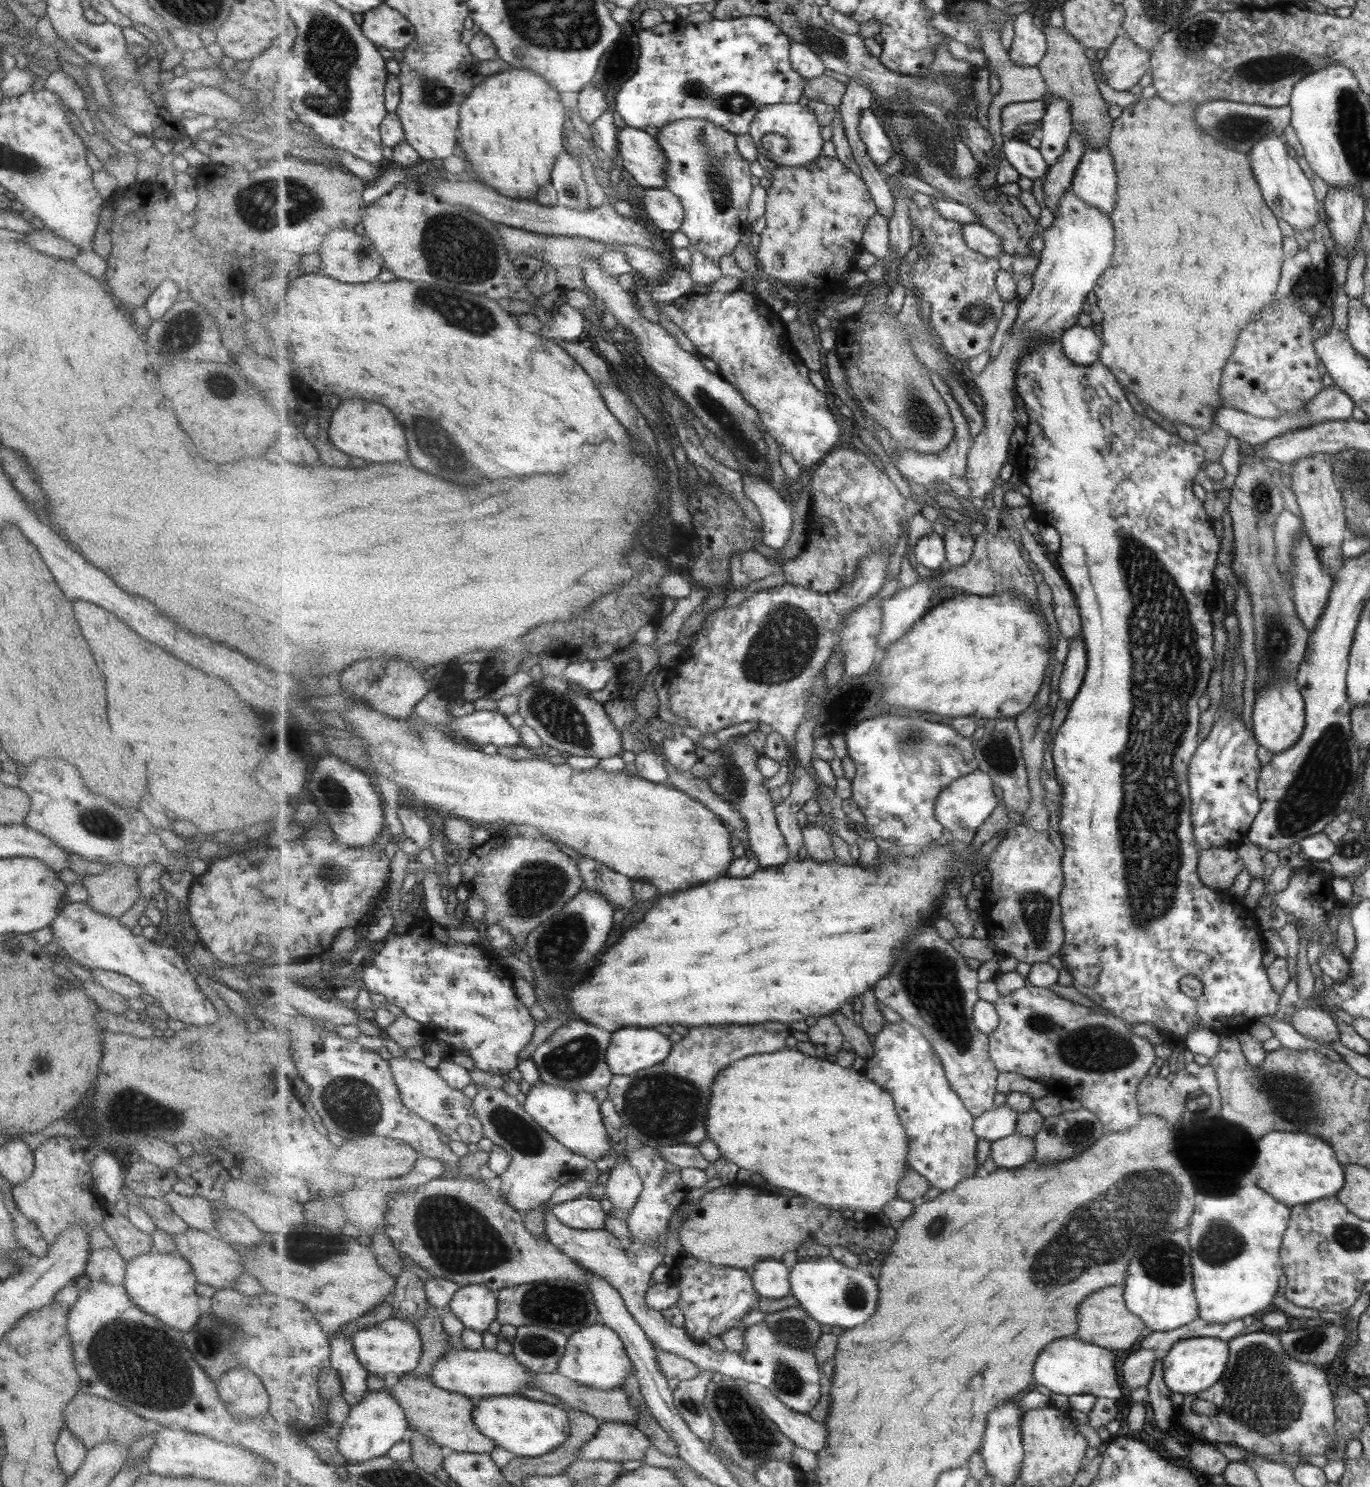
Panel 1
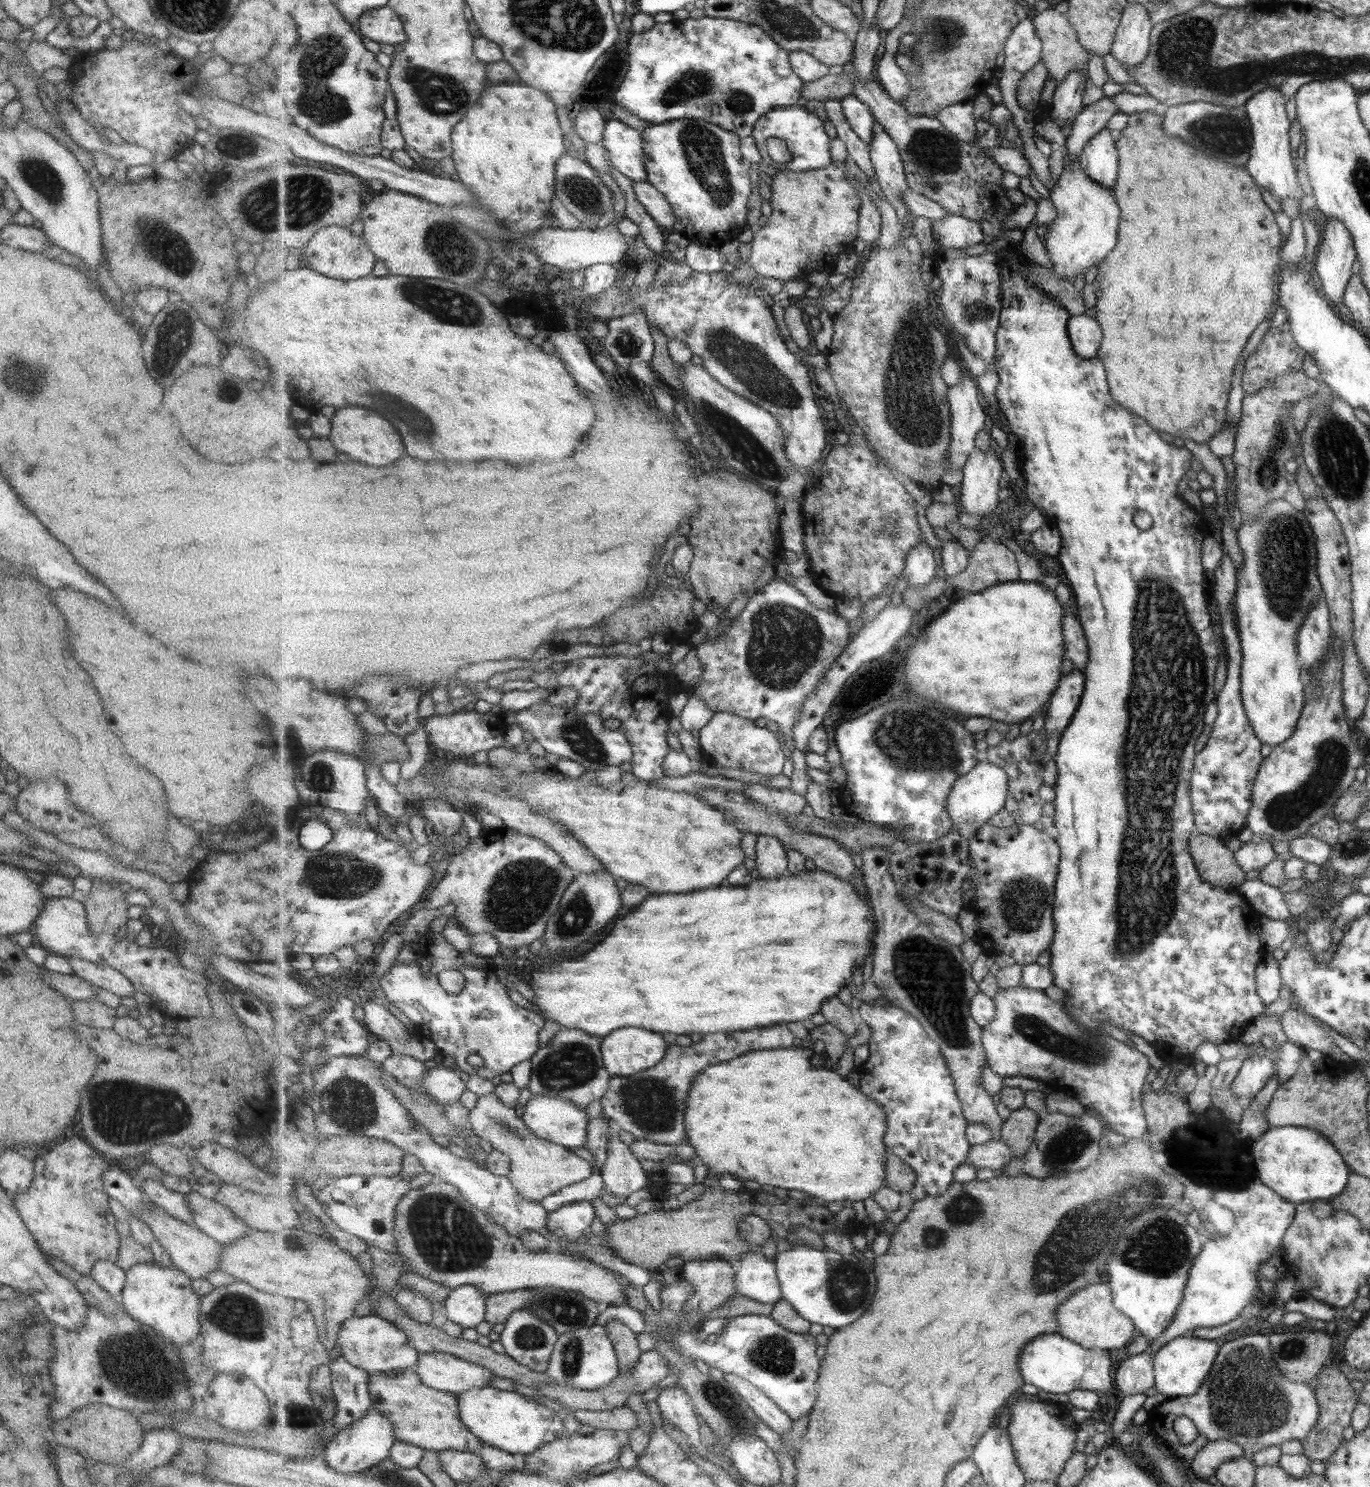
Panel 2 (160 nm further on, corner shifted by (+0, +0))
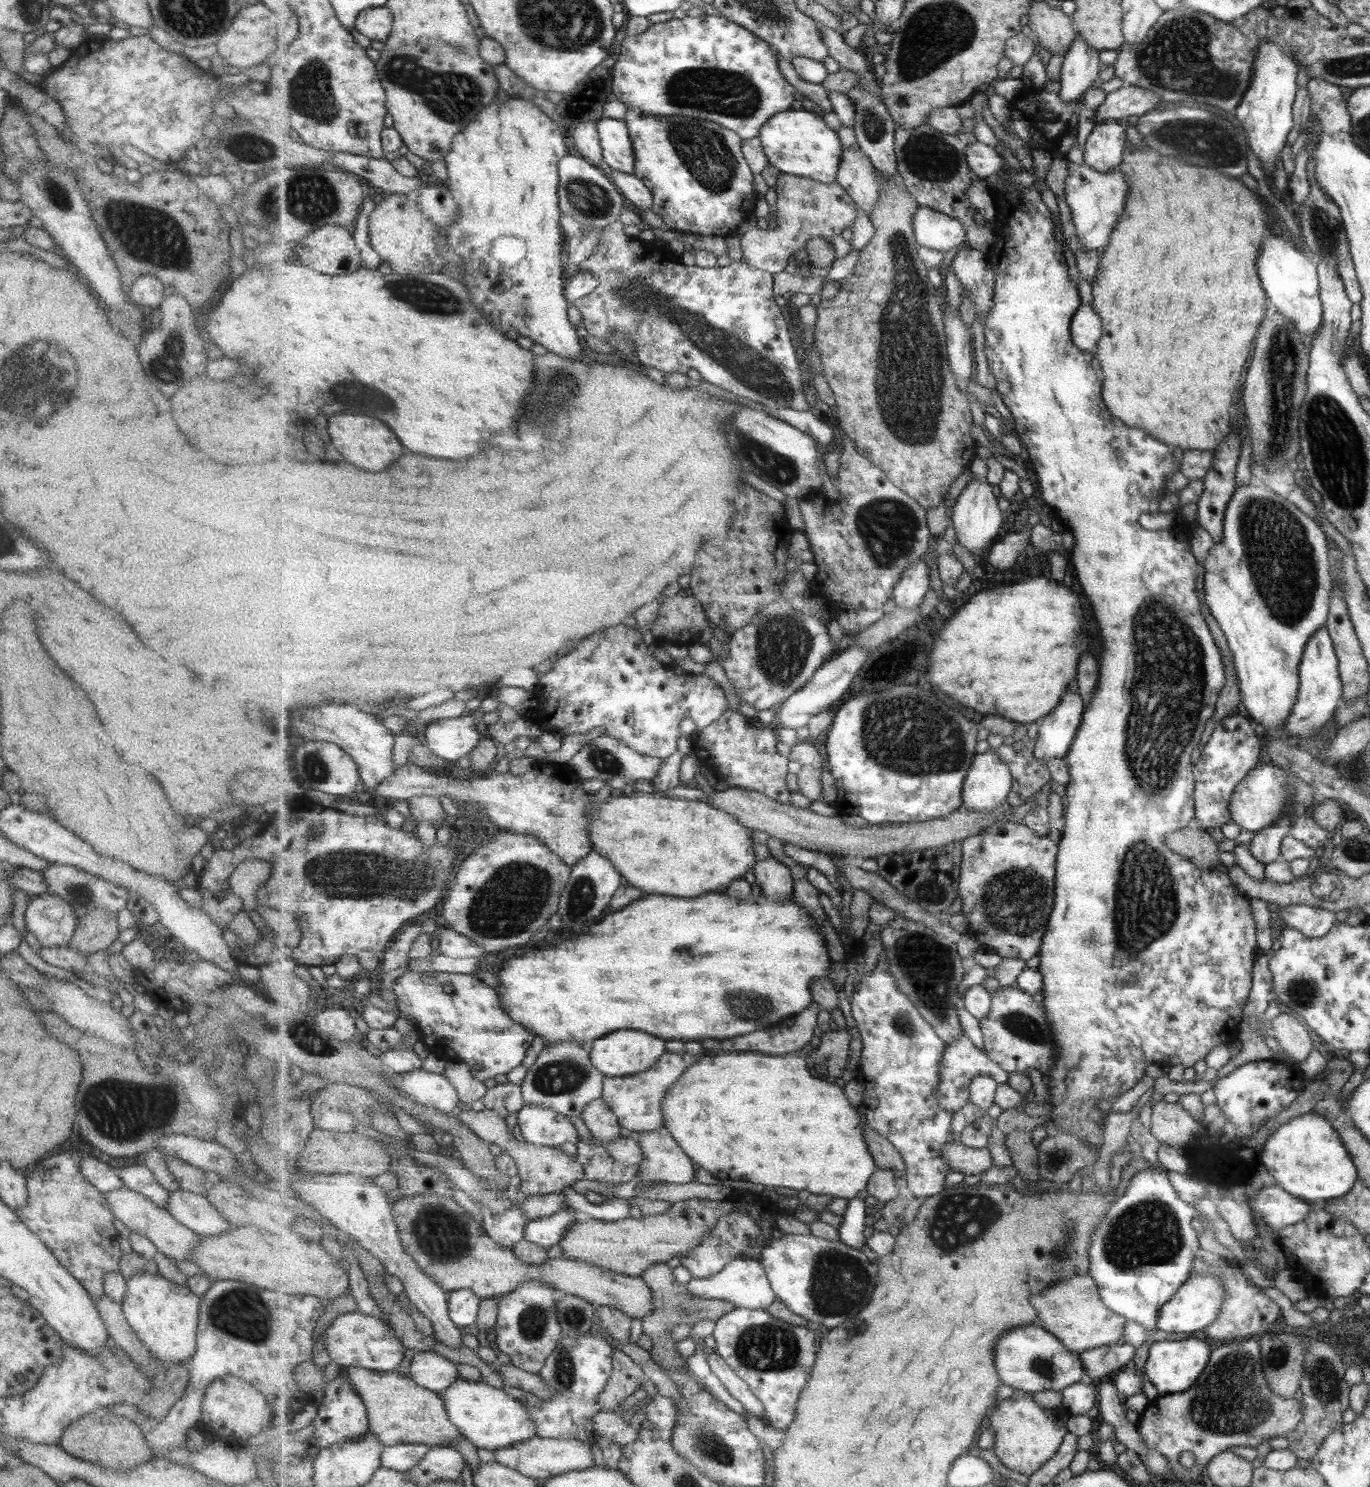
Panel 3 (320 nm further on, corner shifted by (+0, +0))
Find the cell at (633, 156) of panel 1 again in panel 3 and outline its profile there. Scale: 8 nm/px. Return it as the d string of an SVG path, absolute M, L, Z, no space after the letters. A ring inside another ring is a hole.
M603 115L597 123L604 162L615 170L635 174L636 152L626 121Z

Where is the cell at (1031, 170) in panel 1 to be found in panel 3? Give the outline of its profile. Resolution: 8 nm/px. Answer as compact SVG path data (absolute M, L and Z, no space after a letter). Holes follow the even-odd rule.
M978 141L970 144L965 149L965 154L972 171L983 180L993 174L999 174L1000 170L1007 165L994 147Z

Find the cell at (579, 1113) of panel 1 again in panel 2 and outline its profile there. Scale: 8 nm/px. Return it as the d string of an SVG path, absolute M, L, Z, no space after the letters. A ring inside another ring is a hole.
M532 1095L521 1117L539 1138L567 1149L586 1148L589 1115L570 1100Z

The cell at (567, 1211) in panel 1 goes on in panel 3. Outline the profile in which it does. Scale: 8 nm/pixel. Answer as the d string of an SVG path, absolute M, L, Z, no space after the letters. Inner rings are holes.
M565 1207L555 1211L552 1216L529 1222L525 1226L525 1239L529 1243L544 1246L545 1250L549 1250L555 1244L559 1245L565 1236L565 1232L569 1230L569 1226L577 1224L577 1221L581 1219L583 1217L579 1215L577 1210Z

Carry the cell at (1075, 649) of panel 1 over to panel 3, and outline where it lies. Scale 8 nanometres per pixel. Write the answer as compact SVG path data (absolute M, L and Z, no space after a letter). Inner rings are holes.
M1078 691L1067 692L1065 700L1057 706L1055 711L1051 712L1047 717L1041 720L1039 727L1037 747L1035 748L1034 755L1043 762L1051 760L1051 758L1067 759L1068 754L1077 739L1077 733L1081 728L1081 717L1083 715L1083 702L1081 701L1081 694Z

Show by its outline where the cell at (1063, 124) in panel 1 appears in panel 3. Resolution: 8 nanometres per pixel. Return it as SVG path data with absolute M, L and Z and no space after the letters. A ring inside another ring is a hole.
M1077 30L1077 36L1075 37L1075 40L1073 40L1072 45L1070 46L1070 50L1066 52L1066 55L1064 56L1063 65L1061 67L1061 73L1060 73L1060 79L1062 82L1062 89L1061 89L1061 96L1066 101L1074 101L1081 98L1081 94L1083 92L1085 93L1092 85L1094 85L1094 82L1097 82L1097 72L1100 70L1100 61L1097 57L1098 50L1095 47L1090 47L1084 40L1081 38L1081 35L1079 35L1079 32Z

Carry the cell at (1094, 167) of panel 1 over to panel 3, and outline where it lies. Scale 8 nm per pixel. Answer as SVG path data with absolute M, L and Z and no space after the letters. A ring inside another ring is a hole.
M1103 119L1102 123L1093 125L1086 137L1083 164L1094 171L1107 172L1121 162L1125 144L1125 122Z

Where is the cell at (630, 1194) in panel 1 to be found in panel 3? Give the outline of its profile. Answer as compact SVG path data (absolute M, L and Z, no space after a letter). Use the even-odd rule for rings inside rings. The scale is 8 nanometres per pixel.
M602 1096L585 1106L581 1118L598 1142L610 1143L621 1134L620 1120Z

